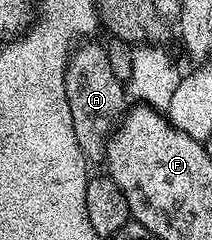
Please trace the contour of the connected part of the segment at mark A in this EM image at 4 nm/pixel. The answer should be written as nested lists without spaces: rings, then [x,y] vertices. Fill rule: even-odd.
[[[96,41],[81,42],[68,56],[64,74],[64,92],[70,105],[70,117],[78,149],[82,149],[89,164],[96,165],[105,162],[104,154],[110,137],[126,114],[126,106],[124,107],[126,87],[110,70],[110,57],[105,44],[92,42]]]

